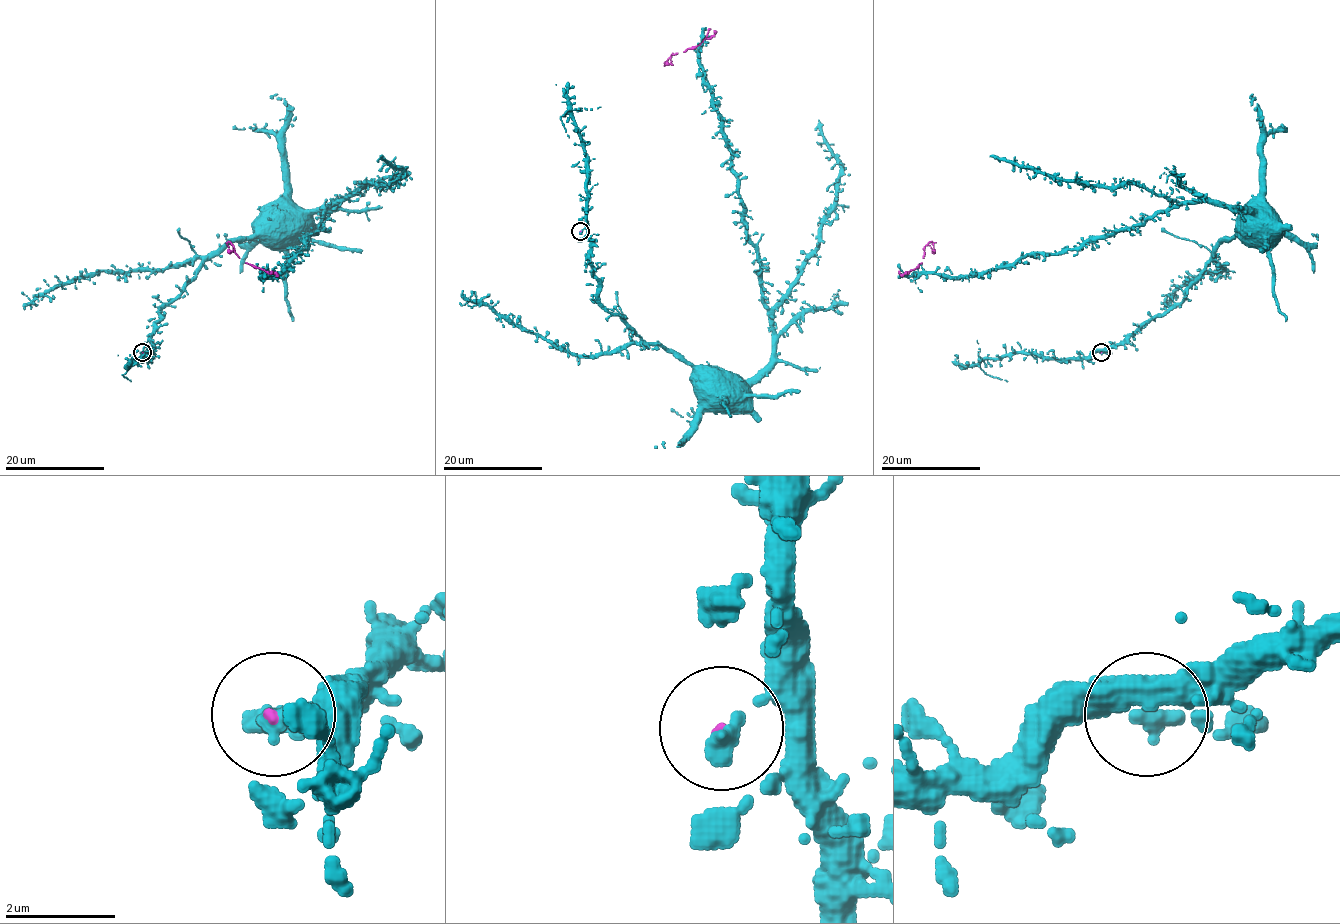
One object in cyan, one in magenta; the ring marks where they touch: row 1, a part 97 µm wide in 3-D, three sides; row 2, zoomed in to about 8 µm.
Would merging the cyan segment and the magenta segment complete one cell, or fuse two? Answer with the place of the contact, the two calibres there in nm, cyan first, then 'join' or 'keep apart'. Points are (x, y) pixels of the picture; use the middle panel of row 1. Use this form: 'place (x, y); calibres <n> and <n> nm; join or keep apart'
place (580, 231); calibres 360 and 90 nm; keep apart

